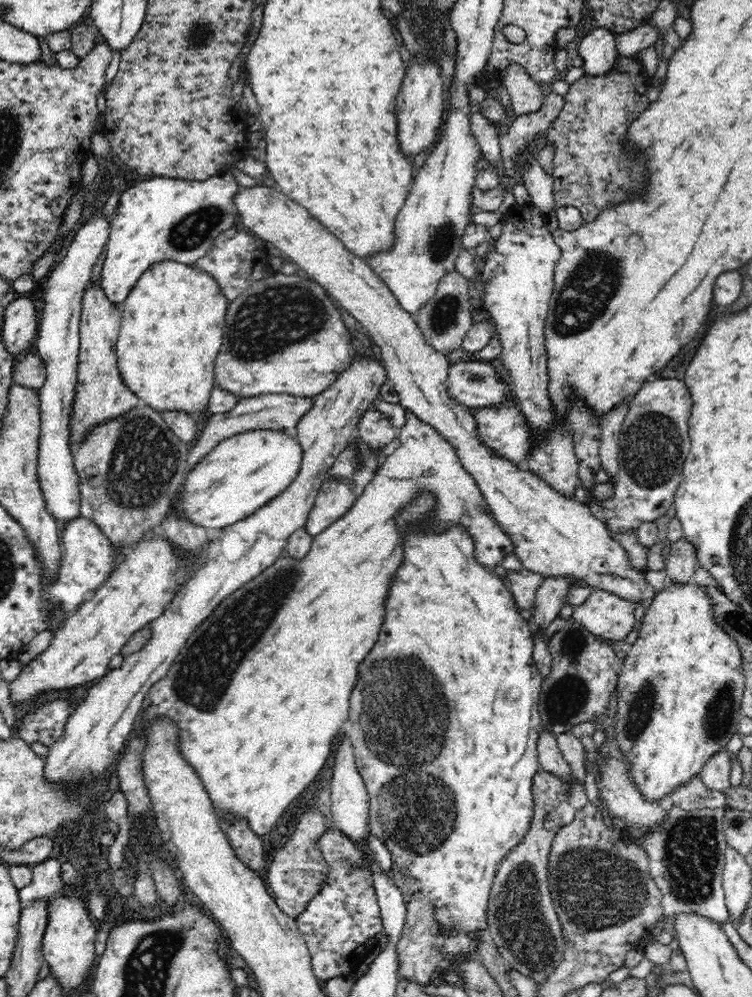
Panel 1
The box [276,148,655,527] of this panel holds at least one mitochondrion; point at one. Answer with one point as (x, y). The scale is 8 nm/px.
(589, 289)

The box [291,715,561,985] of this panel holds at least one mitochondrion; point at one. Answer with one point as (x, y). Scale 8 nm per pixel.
(524, 917)

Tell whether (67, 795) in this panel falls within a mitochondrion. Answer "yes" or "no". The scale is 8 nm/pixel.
yes

